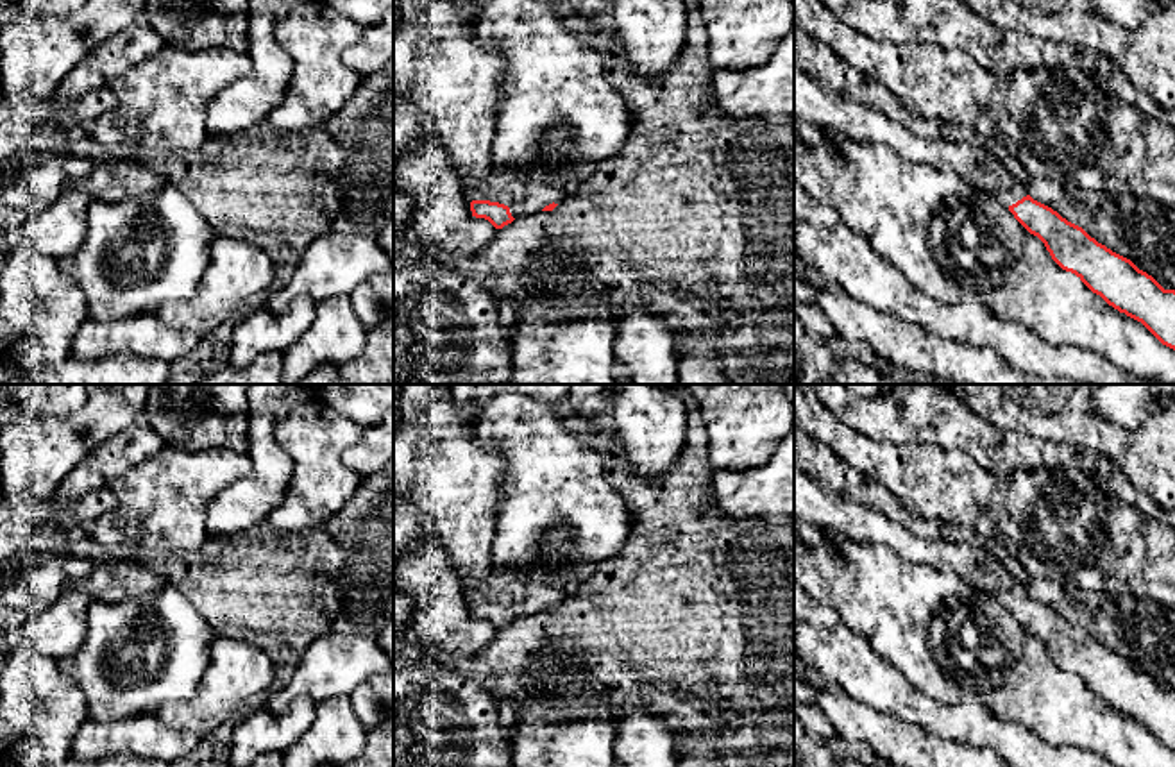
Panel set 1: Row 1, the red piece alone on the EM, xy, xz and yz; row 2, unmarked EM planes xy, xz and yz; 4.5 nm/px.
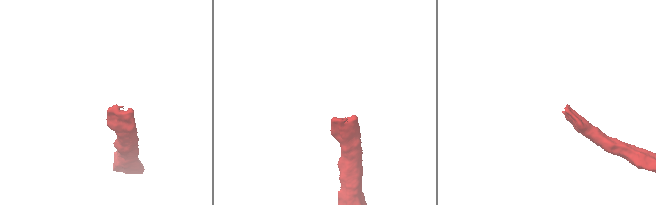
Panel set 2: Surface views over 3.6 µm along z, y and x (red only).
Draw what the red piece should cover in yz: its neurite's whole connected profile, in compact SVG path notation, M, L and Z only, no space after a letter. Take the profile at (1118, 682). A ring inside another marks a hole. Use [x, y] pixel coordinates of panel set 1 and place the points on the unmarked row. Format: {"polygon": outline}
{"polygon": "M796 467L794 515L864 545L883 544L910 563L925 563L939 572L957 572L971 586L1002 603L1030 635L1044 644L1062 670L1075 674L1109 706L1141 722L1162 746L1175 751L1175 690L1164 690L1130 660L1034 601L985 549L916 536L875 506L850 502Z"}

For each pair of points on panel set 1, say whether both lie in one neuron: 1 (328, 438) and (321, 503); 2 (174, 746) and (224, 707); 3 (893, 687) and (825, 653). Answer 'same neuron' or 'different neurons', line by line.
1: same neuron
2: different neurons
3: same neuron

